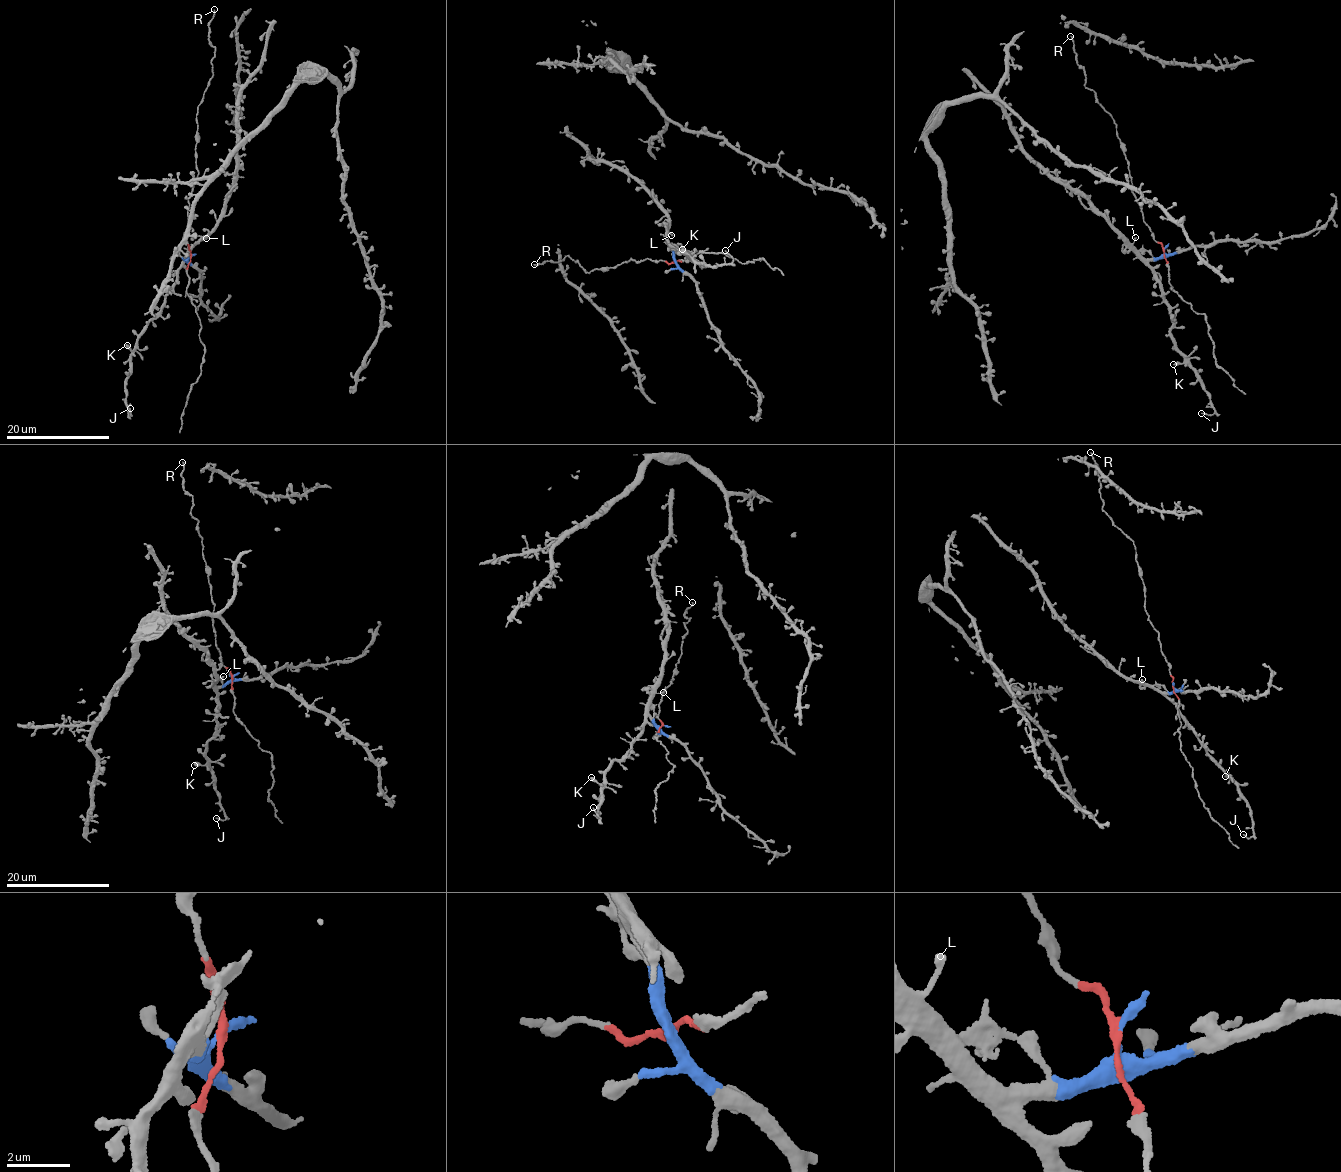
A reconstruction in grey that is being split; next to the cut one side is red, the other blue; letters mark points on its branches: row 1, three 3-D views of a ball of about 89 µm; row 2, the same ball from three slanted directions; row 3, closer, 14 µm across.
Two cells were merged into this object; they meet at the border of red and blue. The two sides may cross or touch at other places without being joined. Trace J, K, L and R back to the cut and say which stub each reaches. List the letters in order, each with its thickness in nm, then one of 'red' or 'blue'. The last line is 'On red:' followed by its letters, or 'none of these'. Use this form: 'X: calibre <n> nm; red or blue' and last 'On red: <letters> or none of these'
J: calibre 180 nm; blue
K: calibre 480 nm; blue
L: calibre 190 nm; blue
R: calibre 170 nm; red
On red: R

